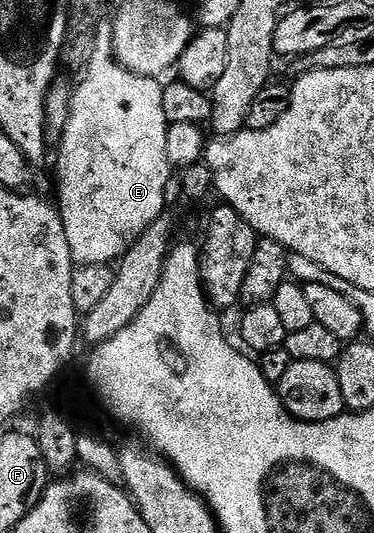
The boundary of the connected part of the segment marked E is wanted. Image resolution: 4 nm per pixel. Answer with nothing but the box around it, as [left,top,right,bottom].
[56,26,172,267]

